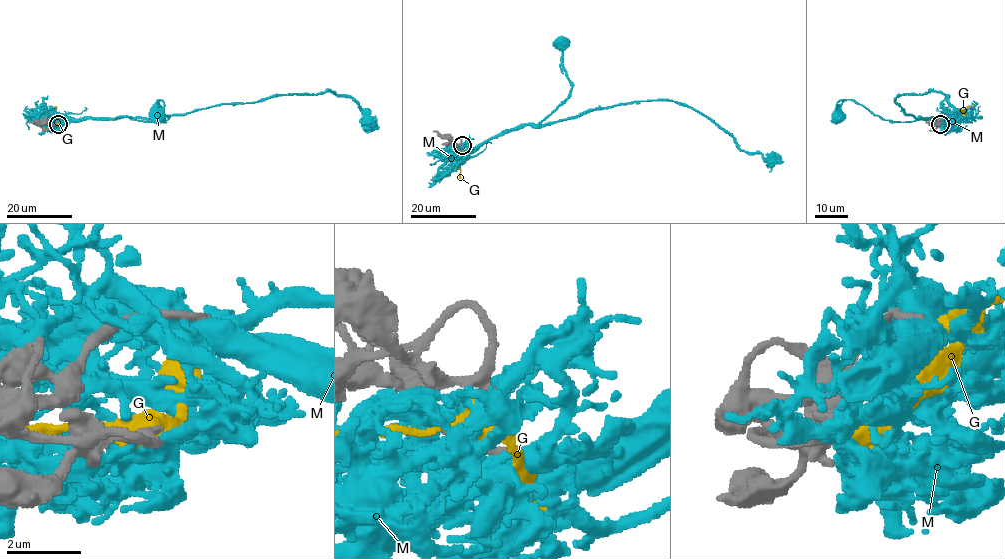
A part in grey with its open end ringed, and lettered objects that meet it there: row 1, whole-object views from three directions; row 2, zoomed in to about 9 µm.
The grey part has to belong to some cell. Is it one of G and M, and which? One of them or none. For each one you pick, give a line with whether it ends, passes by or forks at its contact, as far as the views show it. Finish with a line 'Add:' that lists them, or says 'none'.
Add: none

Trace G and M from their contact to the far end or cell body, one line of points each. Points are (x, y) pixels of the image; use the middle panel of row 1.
G: (461, 144), (461, 178)
M: (459, 144), (479, 147), (526, 125), (538, 125), (568, 97), (571, 86), (562, 64), (558, 43), (561, 41)

